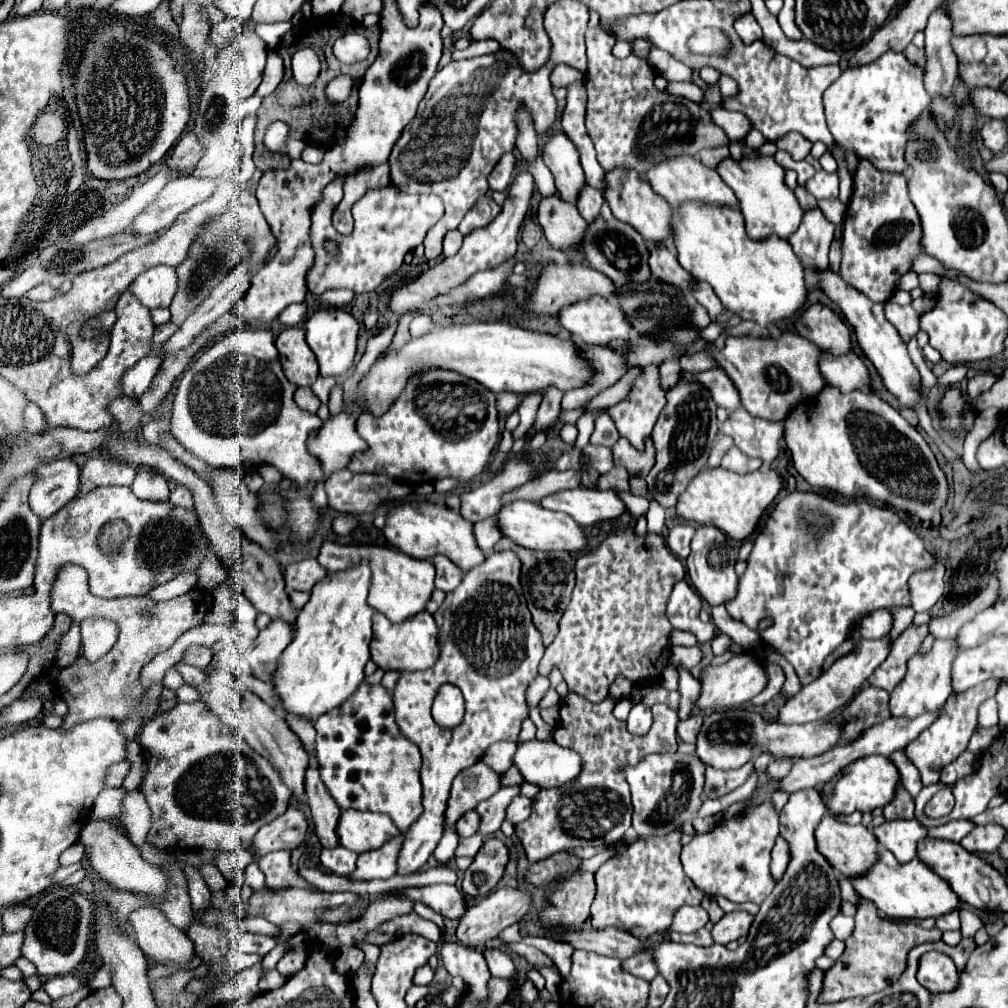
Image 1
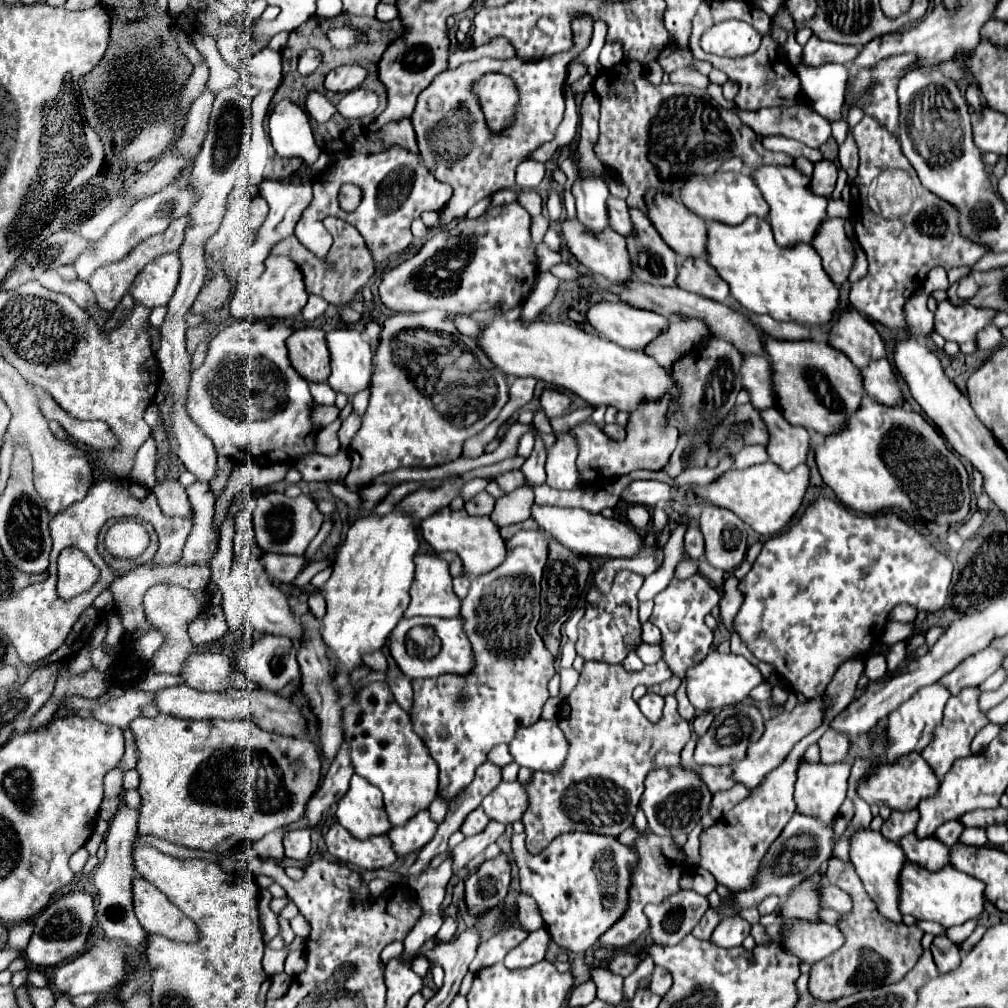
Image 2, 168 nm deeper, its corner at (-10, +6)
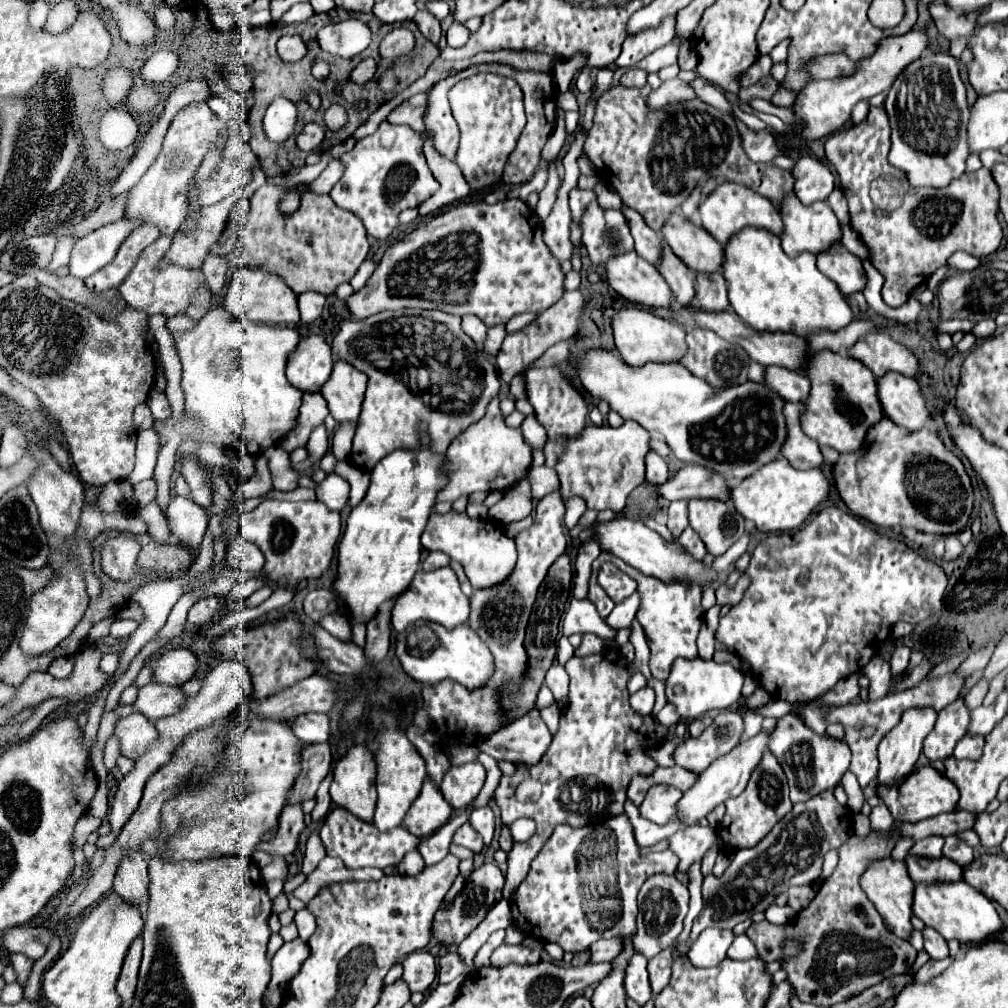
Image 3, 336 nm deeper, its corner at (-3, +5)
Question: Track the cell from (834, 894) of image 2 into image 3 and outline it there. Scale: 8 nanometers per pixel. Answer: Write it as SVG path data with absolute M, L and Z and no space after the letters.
M816 885L790 887L788 889L788 905L794 911L800 911L800 909L804 909L804 905L810 904L812 897L816 895L816 891L818 891Z

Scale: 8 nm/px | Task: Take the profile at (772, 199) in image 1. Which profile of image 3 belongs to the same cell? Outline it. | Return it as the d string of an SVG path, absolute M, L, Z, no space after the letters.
M796 195L792 197L786 197L784 199L784 205L780 207L780 213L784 217L784 233L782 233L782 249L788 257L798 257L800 253L808 251L808 253L824 253L832 247L838 247L842 245L842 229L840 229L840 221L838 217L834 215L834 211L830 209L828 203L824 201L818 201L816 205L802 205Z

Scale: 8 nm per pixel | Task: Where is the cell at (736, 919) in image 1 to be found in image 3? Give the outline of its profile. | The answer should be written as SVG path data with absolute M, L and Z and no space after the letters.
M706 929L690 947L688 957L694 967L716 967L724 961L728 947L734 941L732 931L724 929Z

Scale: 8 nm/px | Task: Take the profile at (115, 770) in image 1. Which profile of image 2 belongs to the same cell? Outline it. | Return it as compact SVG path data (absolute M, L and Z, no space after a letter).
M117 766L105 776L105 796L119 796L123 786L123 770Z

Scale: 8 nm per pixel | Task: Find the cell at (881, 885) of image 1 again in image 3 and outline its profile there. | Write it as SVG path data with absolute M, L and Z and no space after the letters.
M966 881L956 883L934 883L934 885L916 885L914 893L914 915L920 917L926 925L934 927L946 941L960 941L962 945L978 945L1000 933L1004 927L994 903L982 893L972 889Z

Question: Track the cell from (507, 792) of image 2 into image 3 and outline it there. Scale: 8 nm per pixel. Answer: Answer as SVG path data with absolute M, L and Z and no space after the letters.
M478 807L470 813L468 823L484 837L484 845L490 845L494 835L494 813L490 807Z

